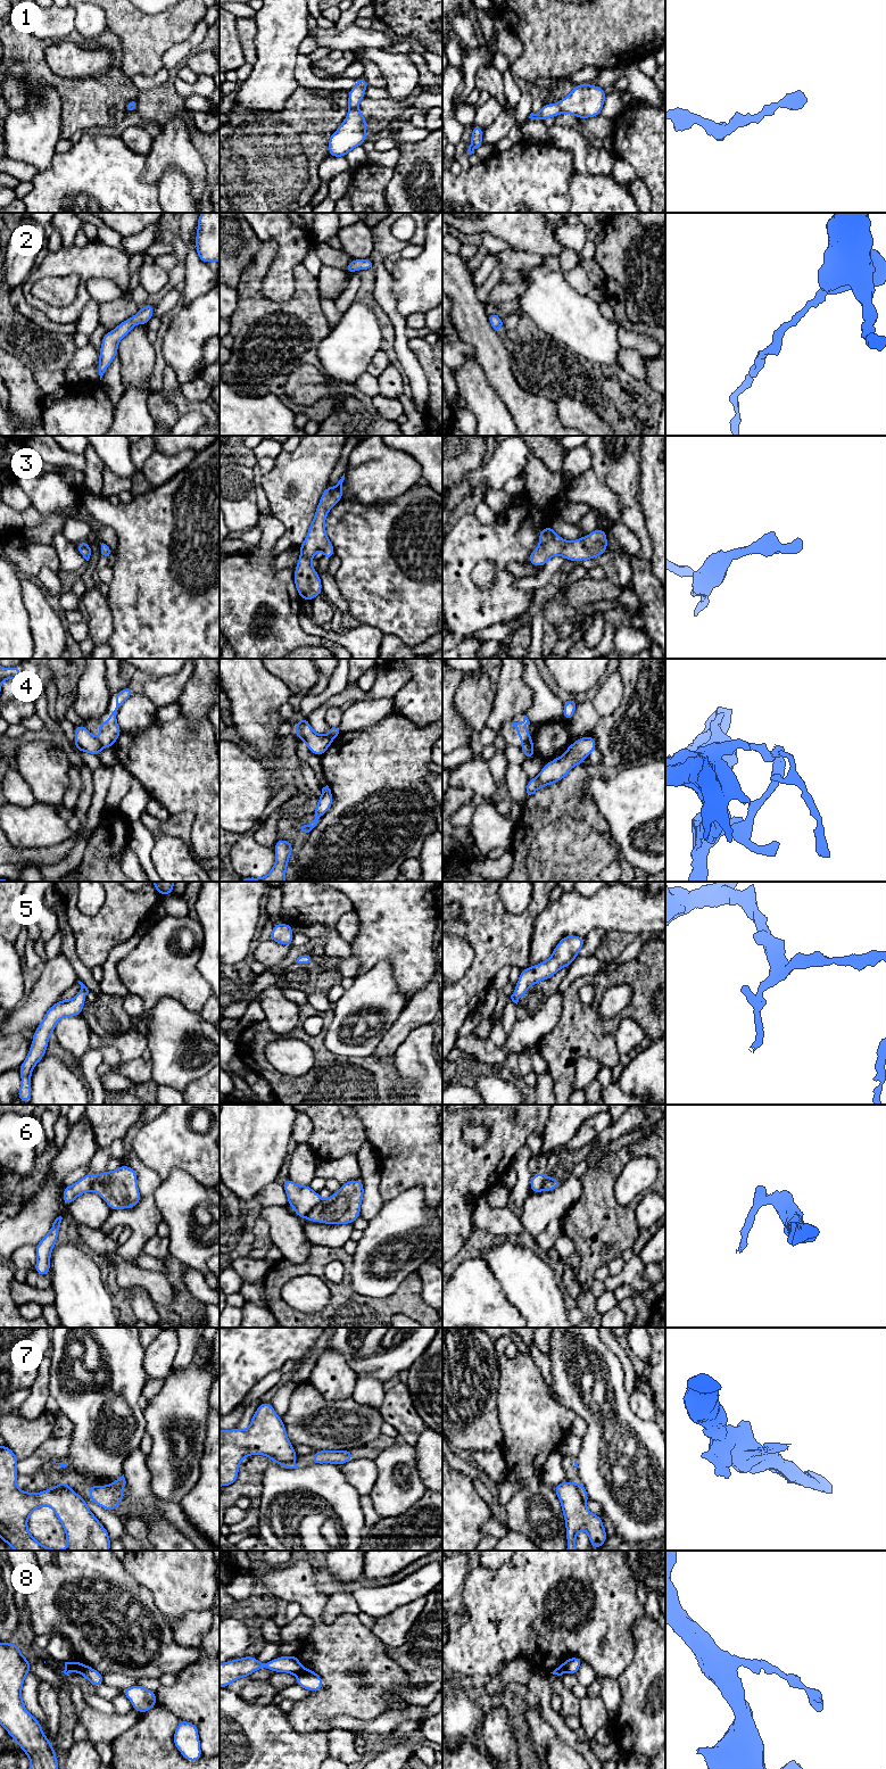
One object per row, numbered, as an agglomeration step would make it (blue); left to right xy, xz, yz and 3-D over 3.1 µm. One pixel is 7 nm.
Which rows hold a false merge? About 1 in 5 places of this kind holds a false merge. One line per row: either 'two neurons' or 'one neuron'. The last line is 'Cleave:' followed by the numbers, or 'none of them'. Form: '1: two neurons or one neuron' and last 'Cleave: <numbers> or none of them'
1: one neuron
2: one neuron
3: one neuron
4: two neurons
5: one neuron
6: two neurons
7: two neurons
8: two neurons
Cleave: 4, 6, 7, 8

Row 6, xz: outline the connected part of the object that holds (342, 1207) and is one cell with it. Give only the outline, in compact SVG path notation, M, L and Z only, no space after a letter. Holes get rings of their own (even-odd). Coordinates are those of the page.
M362 1180L342 1183L341 1188L322 1200L305 1220L323 1224L353 1224L361 1215L361 1205L364 1196Z

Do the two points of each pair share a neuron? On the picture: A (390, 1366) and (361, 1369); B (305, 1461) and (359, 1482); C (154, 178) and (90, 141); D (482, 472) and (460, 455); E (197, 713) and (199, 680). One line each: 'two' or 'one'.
A: one
B: two
C: two
D: two
E: one

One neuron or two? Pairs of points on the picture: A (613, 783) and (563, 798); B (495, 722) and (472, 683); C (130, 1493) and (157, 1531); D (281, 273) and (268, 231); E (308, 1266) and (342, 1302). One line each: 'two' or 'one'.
A: two
B: two
C: one
D: one
E: one

